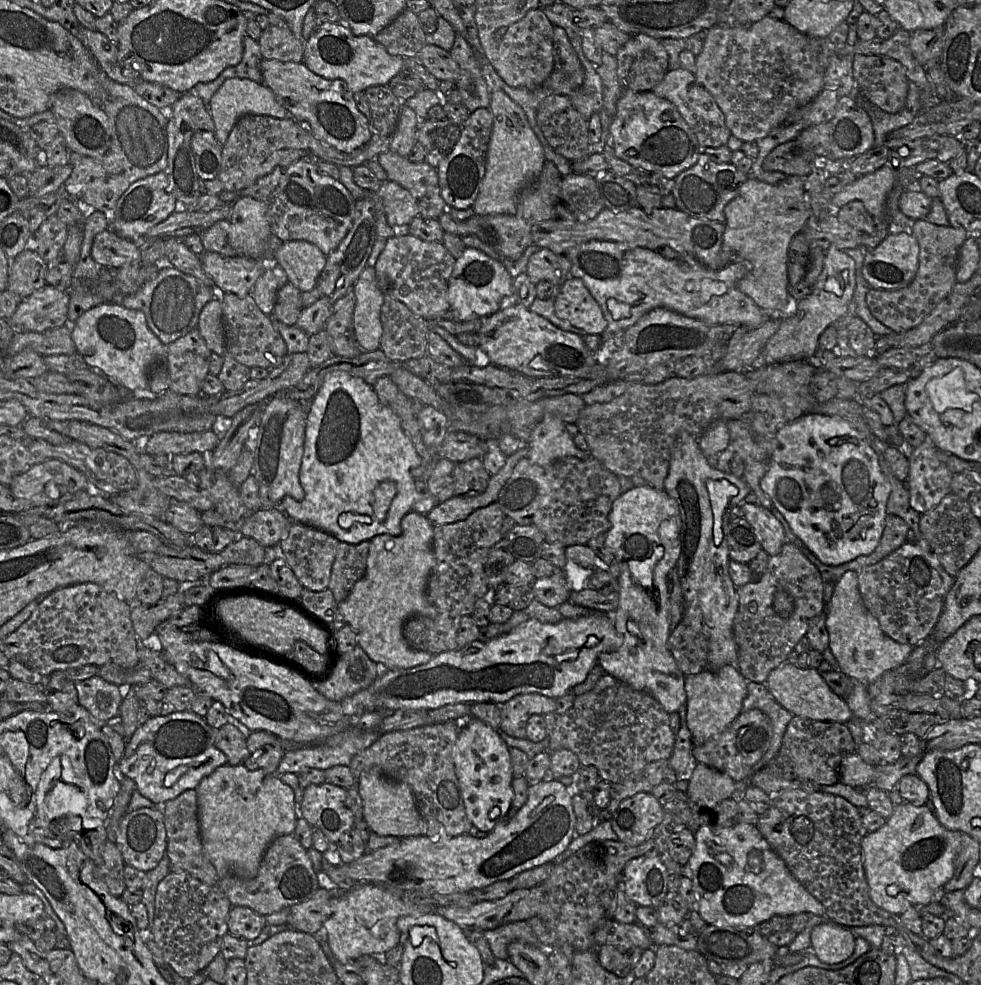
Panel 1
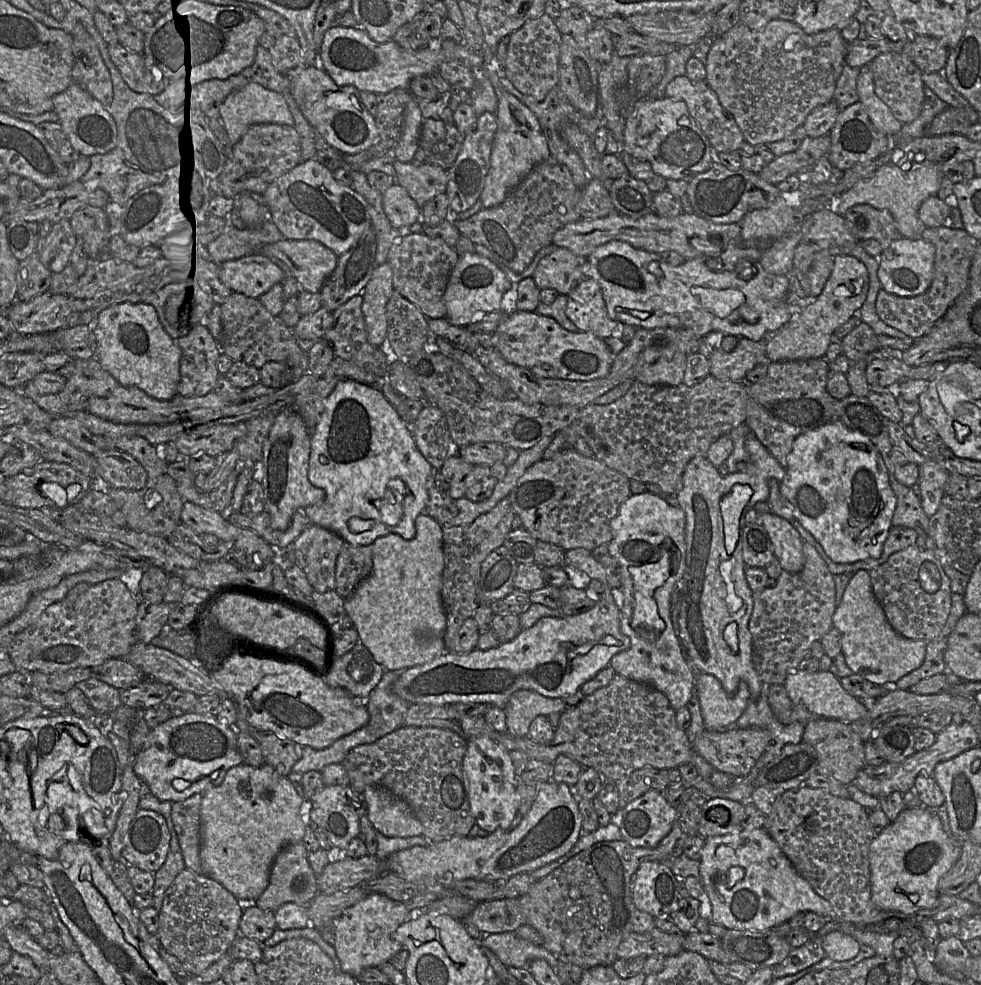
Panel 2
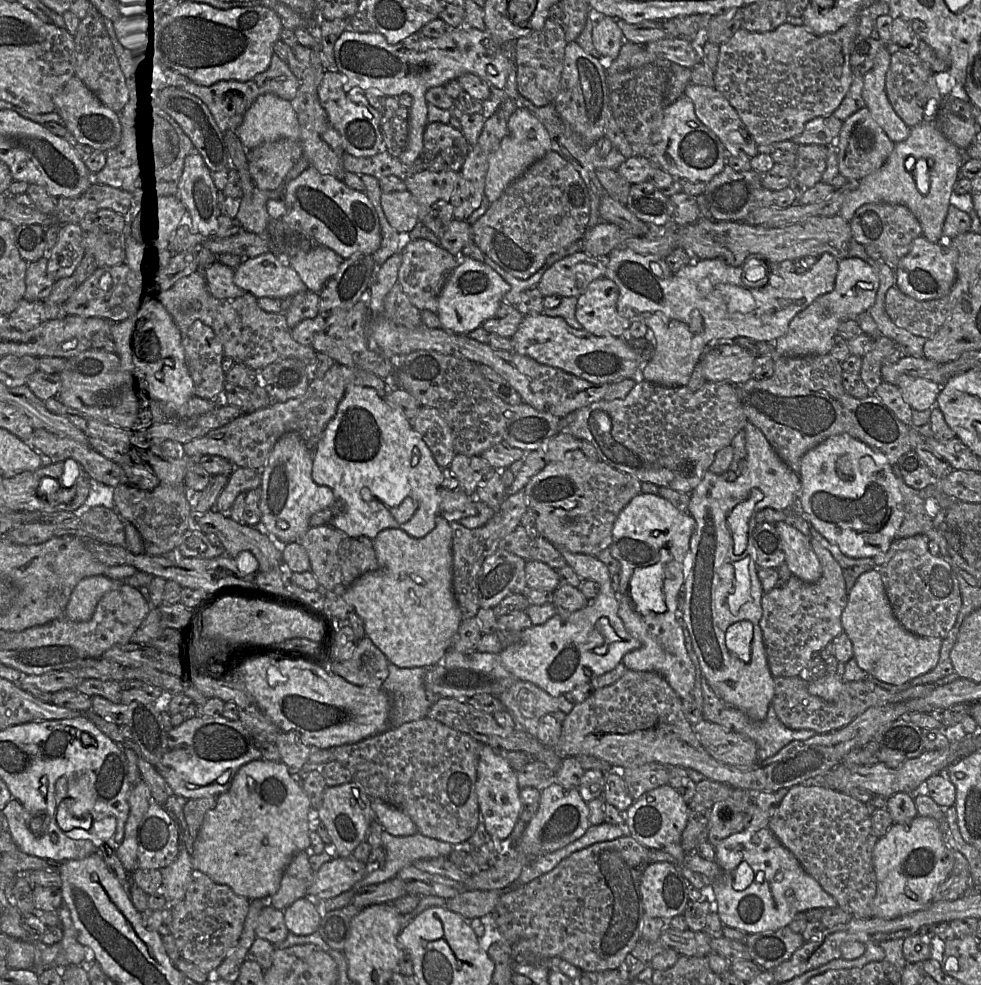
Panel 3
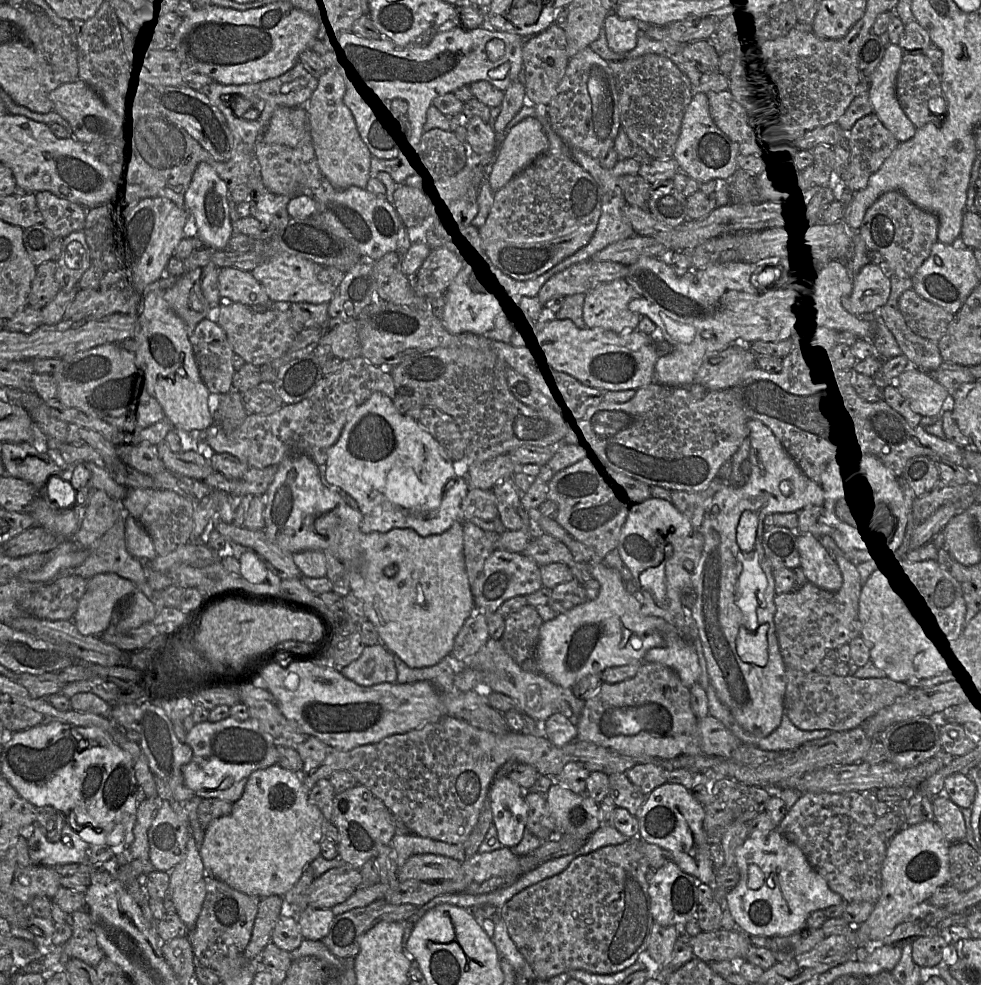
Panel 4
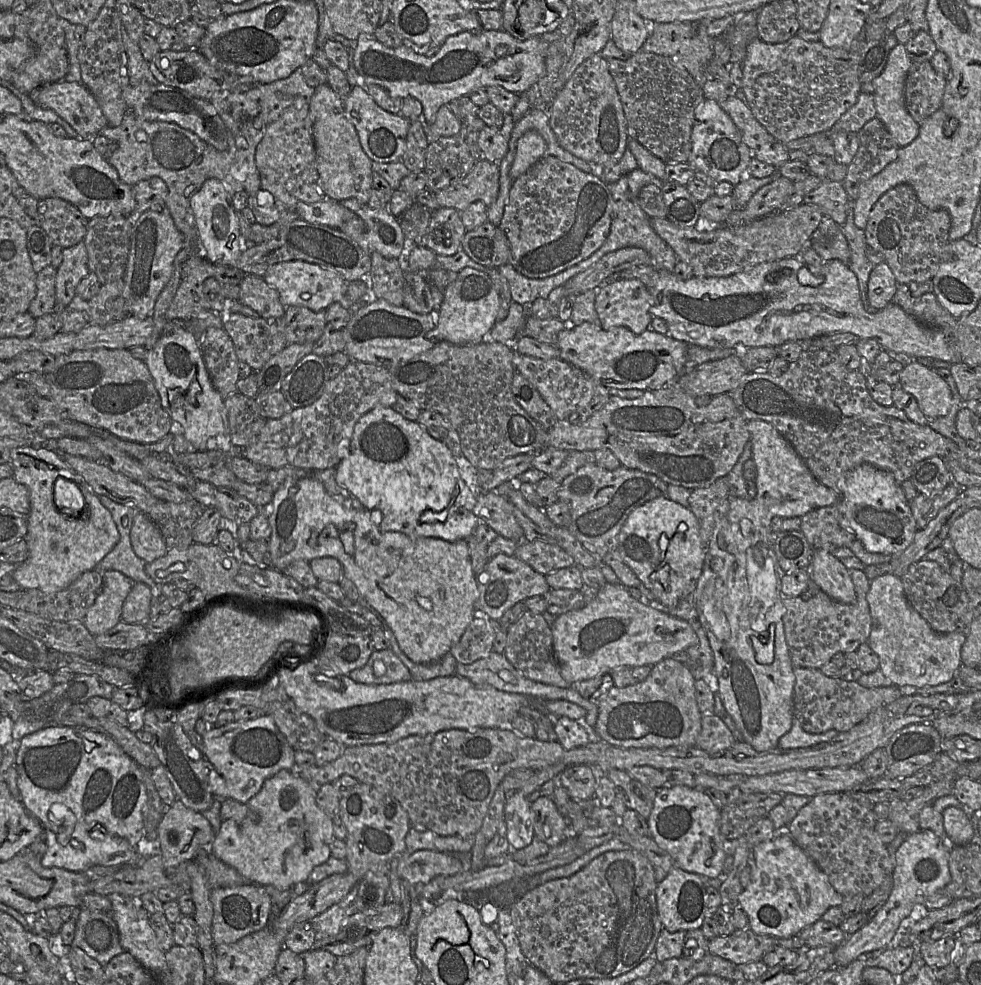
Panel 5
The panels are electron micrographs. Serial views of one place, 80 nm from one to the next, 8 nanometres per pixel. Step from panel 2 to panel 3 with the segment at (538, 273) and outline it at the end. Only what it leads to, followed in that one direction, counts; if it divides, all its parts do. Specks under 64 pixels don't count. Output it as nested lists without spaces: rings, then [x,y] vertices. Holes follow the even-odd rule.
[[[579,251],[552,264],[537,287],[544,297],[579,297],[592,281],[604,278],[605,273],[605,257],[592,257]]]

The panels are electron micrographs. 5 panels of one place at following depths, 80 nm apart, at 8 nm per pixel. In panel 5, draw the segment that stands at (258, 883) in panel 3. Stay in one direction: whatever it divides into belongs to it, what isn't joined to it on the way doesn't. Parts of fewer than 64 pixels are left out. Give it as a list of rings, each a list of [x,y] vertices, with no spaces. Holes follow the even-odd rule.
[[[290,770],[279,771],[267,779],[261,790],[248,801],[251,813],[244,822],[233,819],[222,821],[211,843],[211,854],[253,884],[287,890],[299,882],[307,881],[312,870],[331,857],[329,845],[335,839],[333,822],[318,807],[315,797],[316,792],[301,776]]]

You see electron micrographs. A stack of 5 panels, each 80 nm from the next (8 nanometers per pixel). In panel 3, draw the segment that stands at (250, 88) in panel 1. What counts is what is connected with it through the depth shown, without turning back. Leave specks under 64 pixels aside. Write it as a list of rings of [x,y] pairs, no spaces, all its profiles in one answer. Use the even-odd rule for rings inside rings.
[[[267,93],[260,95],[246,111],[236,135],[250,150],[281,139],[300,141],[301,128],[291,102]]]

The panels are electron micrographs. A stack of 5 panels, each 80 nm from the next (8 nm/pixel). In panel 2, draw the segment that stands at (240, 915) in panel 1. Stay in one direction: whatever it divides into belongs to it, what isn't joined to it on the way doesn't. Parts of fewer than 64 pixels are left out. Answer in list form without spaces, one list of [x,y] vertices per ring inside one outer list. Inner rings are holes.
[[[245,905],[239,923],[239,935],[263,942],[277,929],[274,911]]]

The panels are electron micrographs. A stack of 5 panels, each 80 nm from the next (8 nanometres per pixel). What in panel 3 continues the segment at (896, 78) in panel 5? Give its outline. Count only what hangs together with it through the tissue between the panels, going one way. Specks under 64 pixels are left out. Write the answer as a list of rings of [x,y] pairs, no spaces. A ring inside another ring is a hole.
[[[885,46],[877,54],[873,67],[863,76],[862,96],[873,119],[894,142],[905,140],[911,128],[897,115],[885,90],[886,73],[891,61],[891,49]]]

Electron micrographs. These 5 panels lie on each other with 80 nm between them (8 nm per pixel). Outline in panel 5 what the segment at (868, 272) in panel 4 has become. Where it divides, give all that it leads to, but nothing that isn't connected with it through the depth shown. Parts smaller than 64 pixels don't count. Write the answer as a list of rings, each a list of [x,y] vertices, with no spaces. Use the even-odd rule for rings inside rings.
[[[888,264],[875,265],[868,280],[867,303],[868,311],[885,308],[892,302],[898,282]]]

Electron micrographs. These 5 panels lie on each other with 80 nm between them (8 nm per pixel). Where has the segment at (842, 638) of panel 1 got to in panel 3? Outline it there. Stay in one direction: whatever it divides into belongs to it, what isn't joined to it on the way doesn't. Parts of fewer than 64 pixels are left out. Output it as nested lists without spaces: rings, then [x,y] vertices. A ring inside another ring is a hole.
[[[867,571],[858,577],[848,592],[841,622],[844,633],[851,640],[857,665],[879,681],[891,685],[903,684],[931,671],[939,661],[943,639],[916,636],[899,623],[878,571]]]

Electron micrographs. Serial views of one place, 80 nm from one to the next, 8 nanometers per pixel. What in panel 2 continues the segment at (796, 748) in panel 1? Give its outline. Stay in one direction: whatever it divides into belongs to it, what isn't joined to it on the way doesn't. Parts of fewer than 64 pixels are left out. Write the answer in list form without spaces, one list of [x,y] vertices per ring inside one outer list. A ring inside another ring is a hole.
[[[826,718],[812,719],[804,724],[802,742],[816,751],[818,774],[833,777],[845,785],[853,783],[856,775],[867,766],[864,741],[850,723]]]

